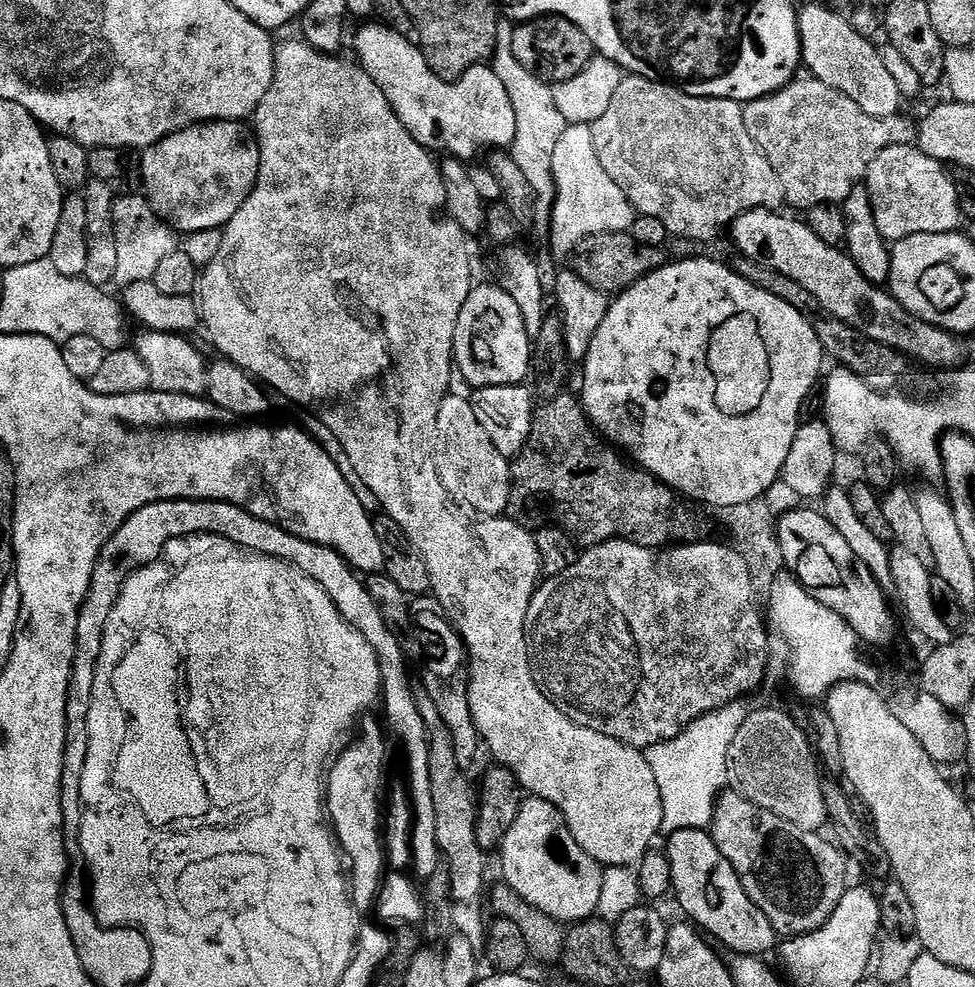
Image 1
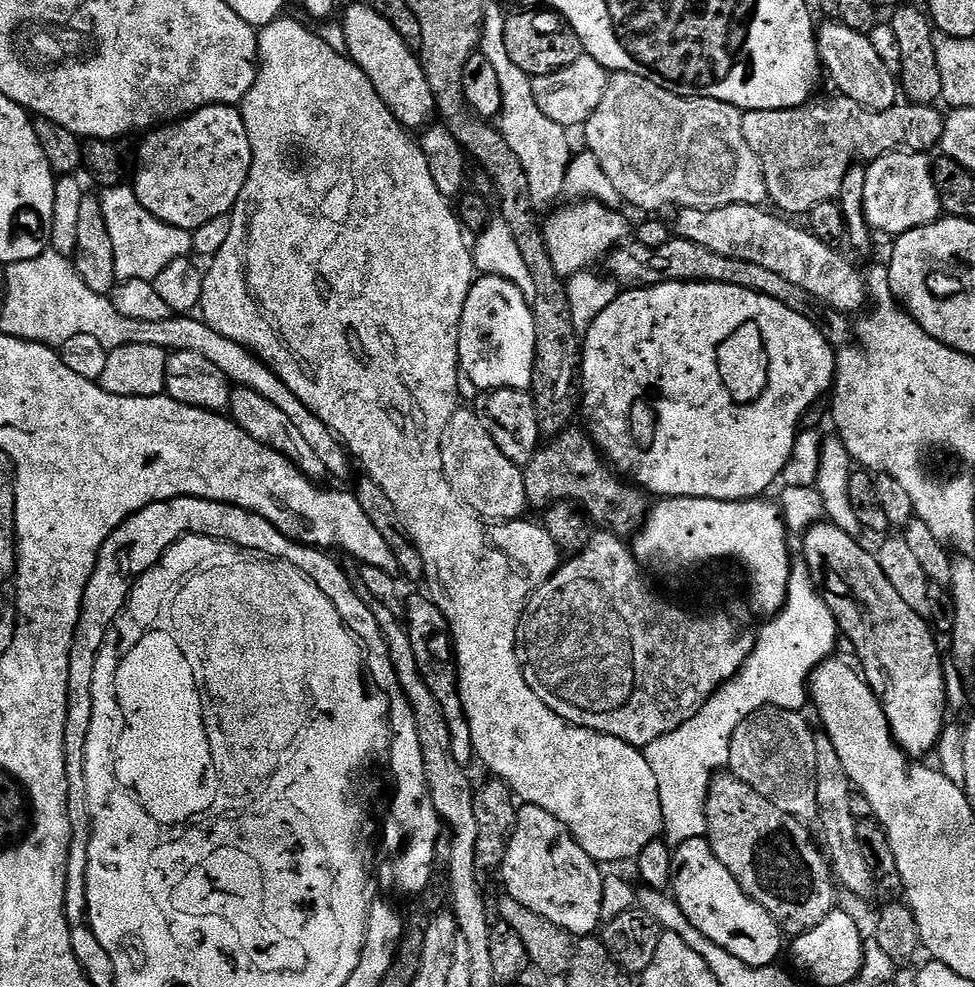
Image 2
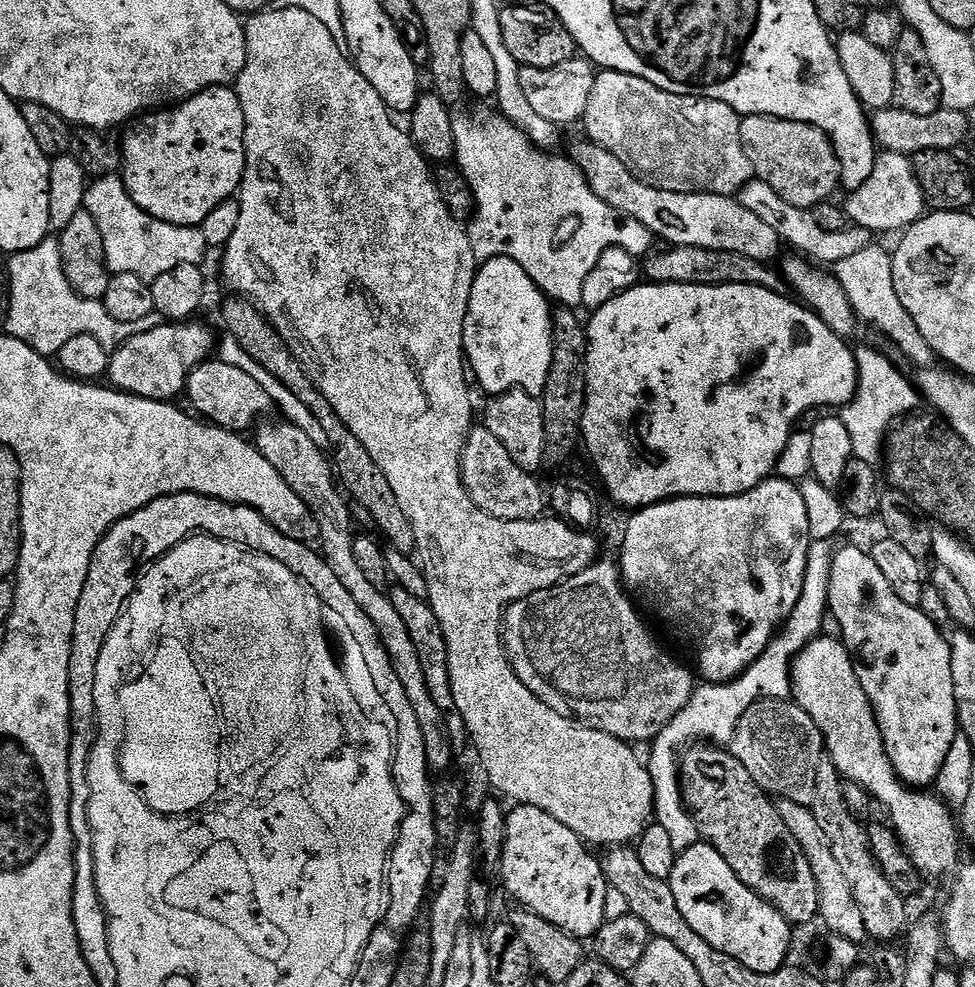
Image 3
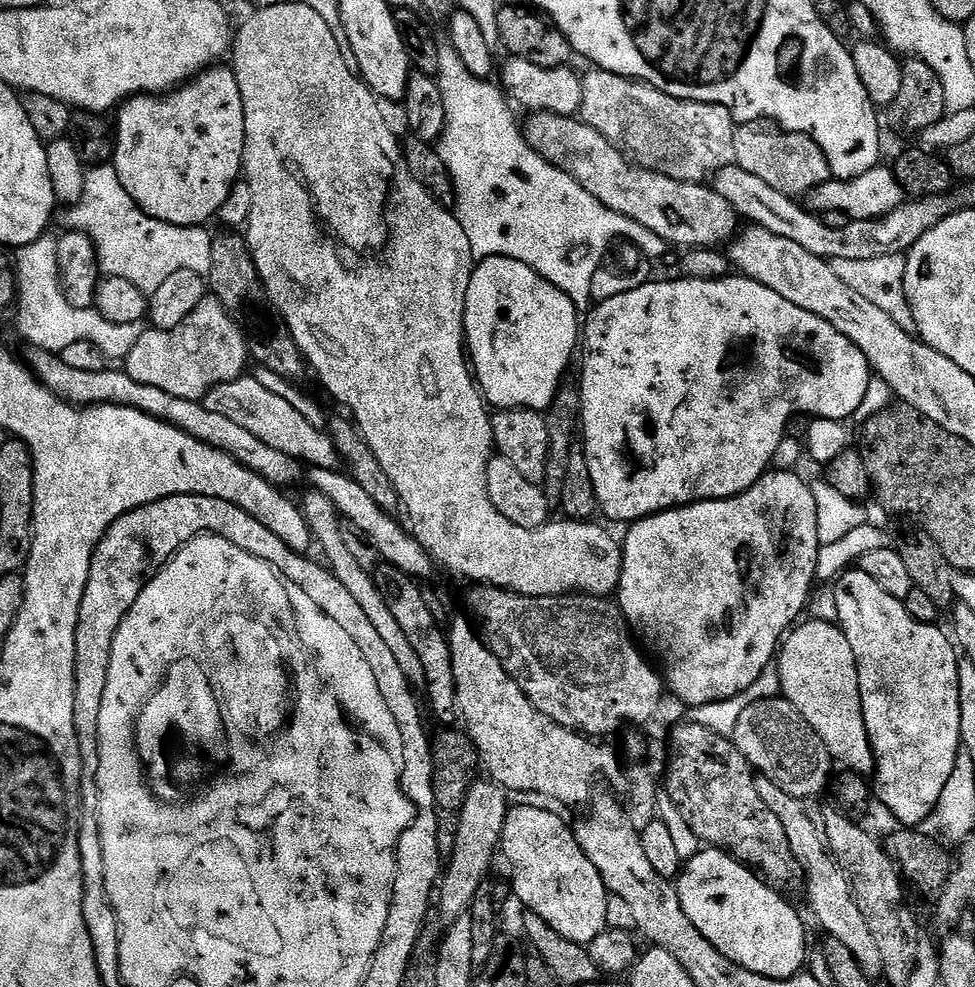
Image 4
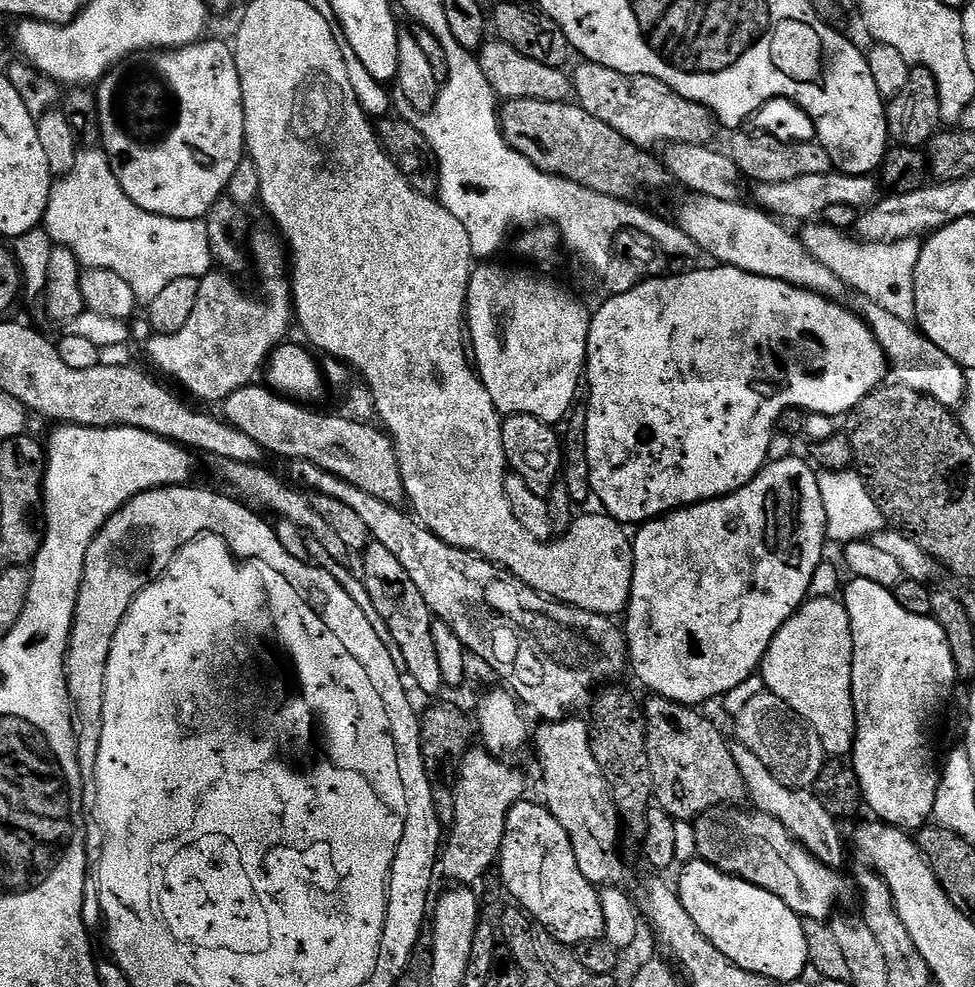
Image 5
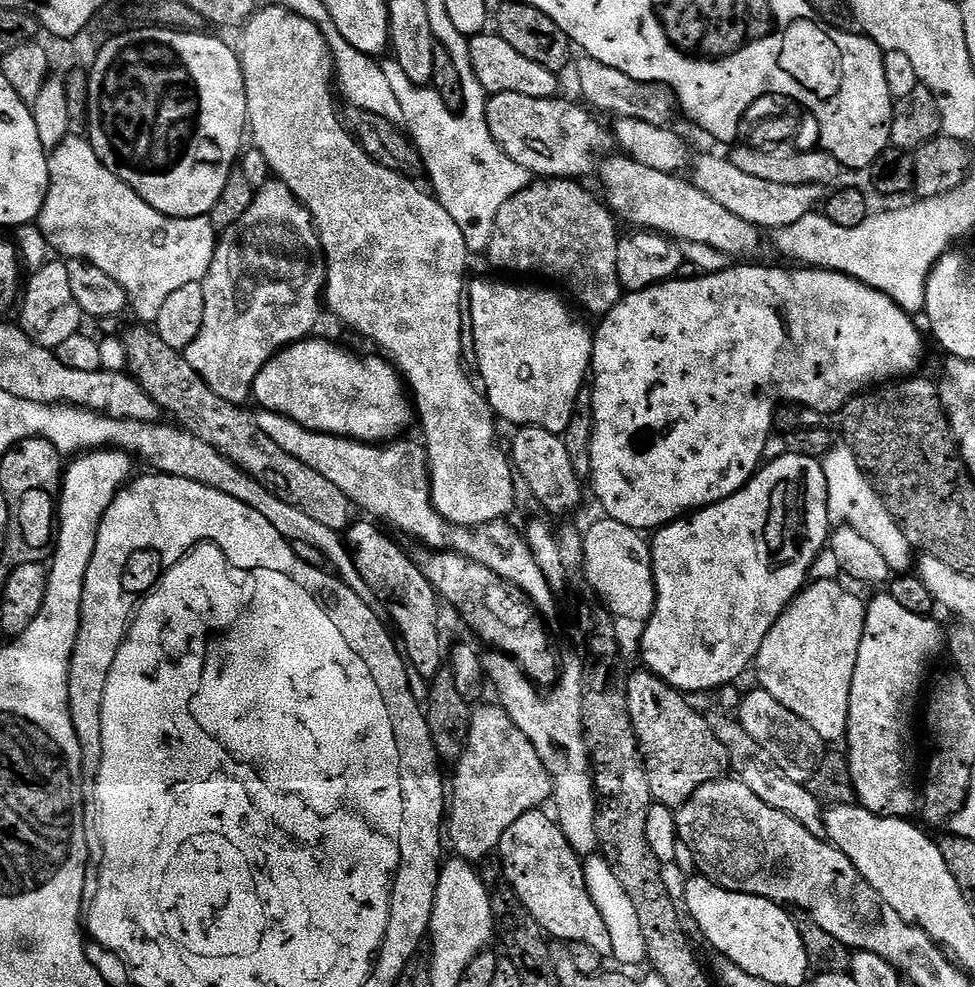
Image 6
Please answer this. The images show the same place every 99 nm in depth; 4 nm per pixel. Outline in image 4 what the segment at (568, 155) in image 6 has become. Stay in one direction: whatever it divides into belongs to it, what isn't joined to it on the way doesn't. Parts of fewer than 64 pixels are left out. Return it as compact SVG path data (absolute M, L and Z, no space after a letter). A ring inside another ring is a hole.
M538 112L527 118L529 120L525 119L522 124L524 137L535 152L558 166L558 170L570 174L570 178L594 194L602 206L626 218L634 218L634 222L646 226L646 230L654 230L654 234L668 245L684 250L716 248L727 245L737 235L742 224L740 216L734 206L707 183L687 184L640 167L621 149L602 138L594 126L579 118L559 116L553 112Z

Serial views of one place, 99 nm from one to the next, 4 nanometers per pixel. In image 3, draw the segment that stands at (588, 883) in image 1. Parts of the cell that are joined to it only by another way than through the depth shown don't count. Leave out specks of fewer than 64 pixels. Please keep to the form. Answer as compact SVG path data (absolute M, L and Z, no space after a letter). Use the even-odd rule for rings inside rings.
M525 804L513 807L508 812L508 830L504 843L504 857L500 860L499 875L504 875L504 884L512 896L517 896L519 903L546 918L563 932L568 932L581 942L591 941L598 934L604 924L606 914L606 894L608 893L608 879L604 877L603 863L591 856L589 845L580 839L570 826L562 826L558 818L550 818L546 810L538 810L534 806Z

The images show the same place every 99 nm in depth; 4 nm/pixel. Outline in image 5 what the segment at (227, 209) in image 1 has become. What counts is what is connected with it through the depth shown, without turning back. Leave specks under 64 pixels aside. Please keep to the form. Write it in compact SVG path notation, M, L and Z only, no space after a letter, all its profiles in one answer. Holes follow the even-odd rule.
M210 40L186 48L153 51L145 64L113 70L98 85L102 151L114 170L114 178L126 190L126 198L150 214L175 220L207 217L217 200L227 193L234 170L246 159L244 95L236 58L229 45L227 48Z

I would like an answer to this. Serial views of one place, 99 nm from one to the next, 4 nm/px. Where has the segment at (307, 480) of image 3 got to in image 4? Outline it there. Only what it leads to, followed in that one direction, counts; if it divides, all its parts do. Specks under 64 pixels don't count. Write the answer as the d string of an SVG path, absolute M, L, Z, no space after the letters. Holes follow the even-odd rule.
M309 489L303 498L300 498L301 512L307 520L309 533L313 539L318 538L318 542L324 552L323 559L333 576L338 578L342 586L353 595L354 602L362 609L369 619L371 626L381 636L382 642L389 648L390 654L396 659L398 666L402 669L403 676L408 680L409 684L415 689L423 689L426 686L425 671L422 662L418 659L417 651L410 644L406 632L402 630L402 626L395 621L394 614L390 608L386 606L385 599L382 598L381 591L378 590L375 577L355 561L355 557L351 555L351 551L347 549L347 545L343 542L342 537L342 518L332 502L324 494L316 489Z

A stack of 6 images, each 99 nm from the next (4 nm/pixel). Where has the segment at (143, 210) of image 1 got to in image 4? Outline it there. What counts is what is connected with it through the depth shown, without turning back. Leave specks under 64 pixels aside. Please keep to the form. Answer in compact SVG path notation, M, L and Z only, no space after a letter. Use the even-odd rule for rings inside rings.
M92 166L84 173L84 193L76 204L67 209L64 220L67 227L73 232L85 232L94 242L96 257L100 263L100 271L104 276L114 278L126 278L126 282L138 286L146 294L151 294L170 278L170 274L178 274L178 270L194 270L194 274L207 277L210 270L210 250L212 249L211 231L204 226L187 228L186 226L174 226L161 220L155 220L153 216L147 216L140 207L126 194L126 186L118 178L115 167Z

